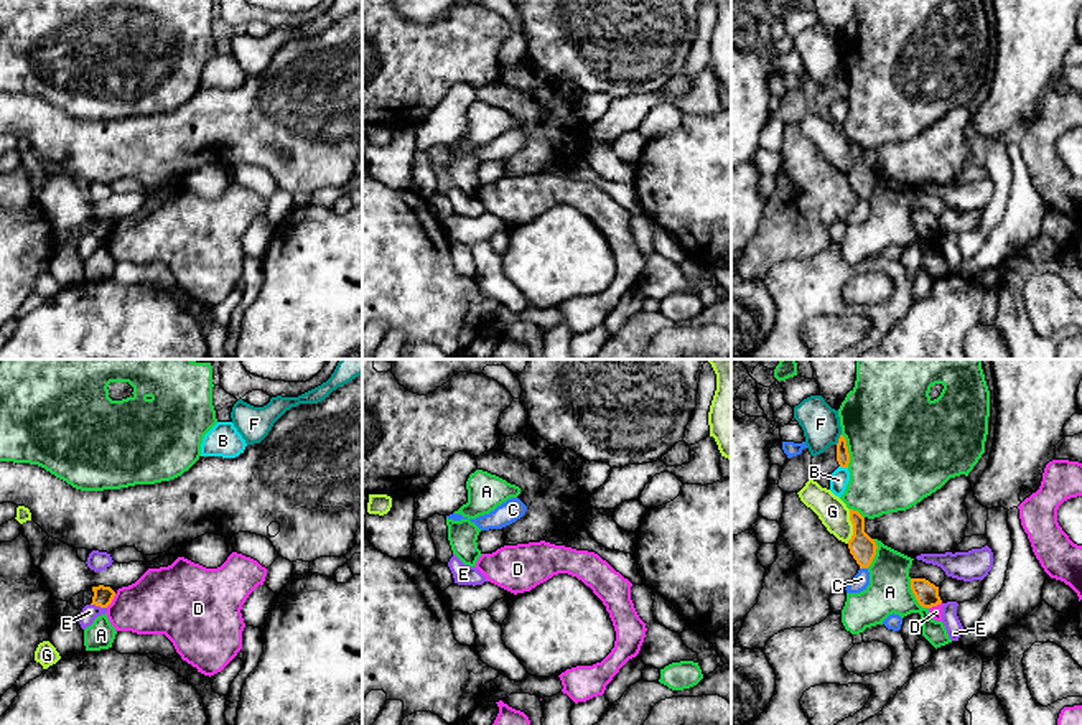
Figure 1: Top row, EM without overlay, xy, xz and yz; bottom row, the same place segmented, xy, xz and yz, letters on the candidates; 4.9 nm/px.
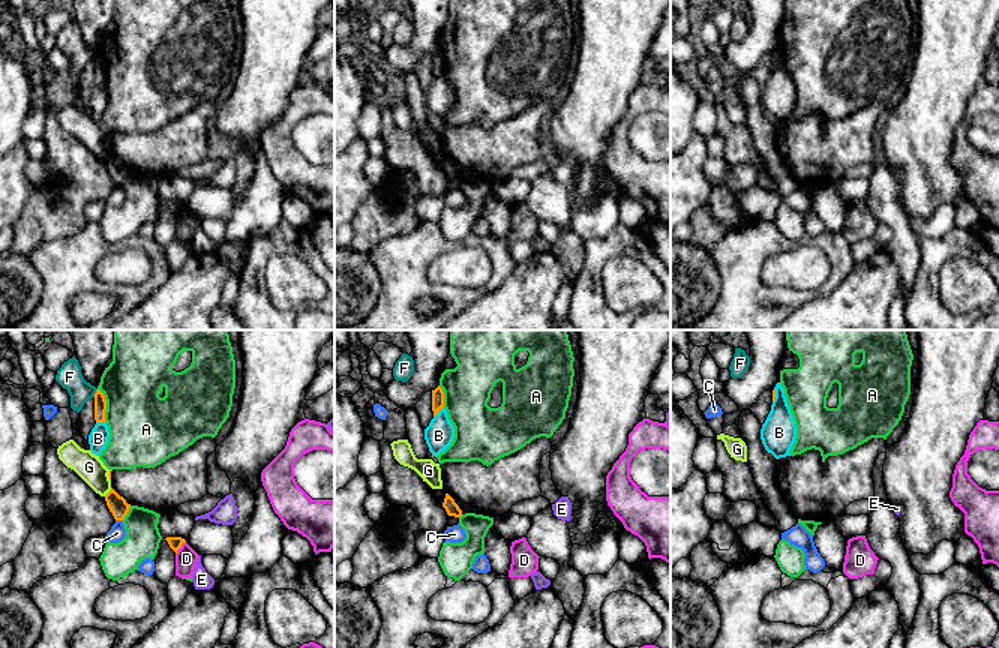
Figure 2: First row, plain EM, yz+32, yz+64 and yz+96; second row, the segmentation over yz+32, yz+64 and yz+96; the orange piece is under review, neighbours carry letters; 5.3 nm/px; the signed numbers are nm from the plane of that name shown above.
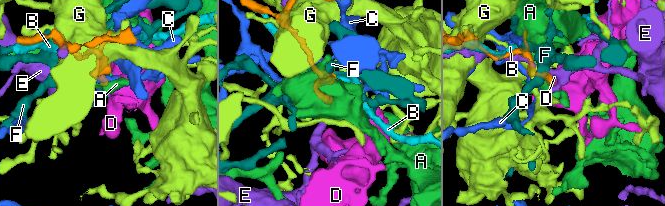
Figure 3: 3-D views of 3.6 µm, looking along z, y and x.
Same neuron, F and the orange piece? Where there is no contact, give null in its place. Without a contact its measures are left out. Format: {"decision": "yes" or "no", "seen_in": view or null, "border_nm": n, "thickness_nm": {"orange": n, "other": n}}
{"decision": "no", "seen_in": "yz", "border_nm": 60, "thickness_nm": {"orange": 60, "other": 190}}

